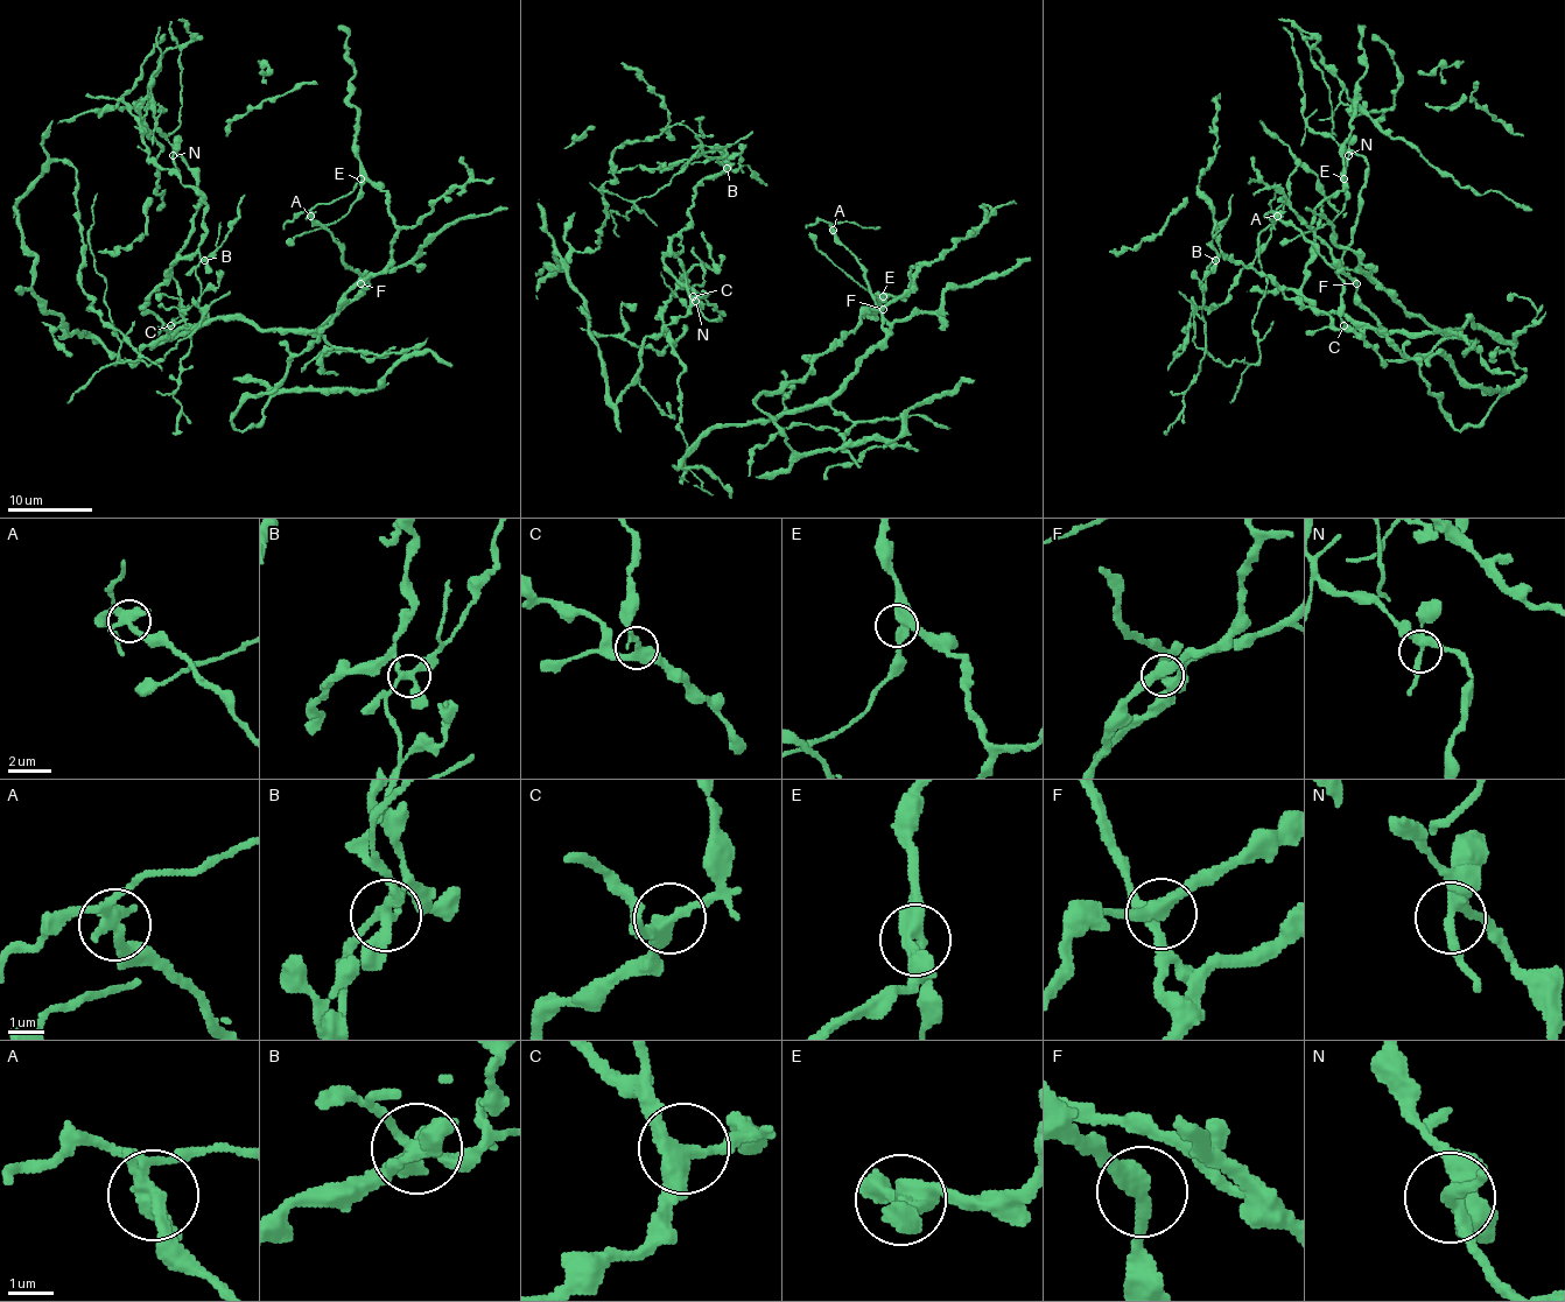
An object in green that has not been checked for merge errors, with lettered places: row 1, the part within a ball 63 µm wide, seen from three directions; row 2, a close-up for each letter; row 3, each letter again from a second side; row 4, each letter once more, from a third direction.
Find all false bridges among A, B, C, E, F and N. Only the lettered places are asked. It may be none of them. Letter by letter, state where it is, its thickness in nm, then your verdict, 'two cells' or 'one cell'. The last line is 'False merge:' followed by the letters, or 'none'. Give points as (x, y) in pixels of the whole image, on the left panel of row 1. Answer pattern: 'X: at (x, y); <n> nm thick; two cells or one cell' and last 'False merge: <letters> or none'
A: at (310, 216); 340 nm thick; two cells
B: at (204, 260); 280 nm thick; two cells
C: at (170, 325); 320 nm thick; one cell
E: at (360, 178); 320 nm thick; one cell
F: at (360, 283); 340 nm thick; one cell
N: at (173, 155); 260 nm thick; one cell
False merge: A, B

